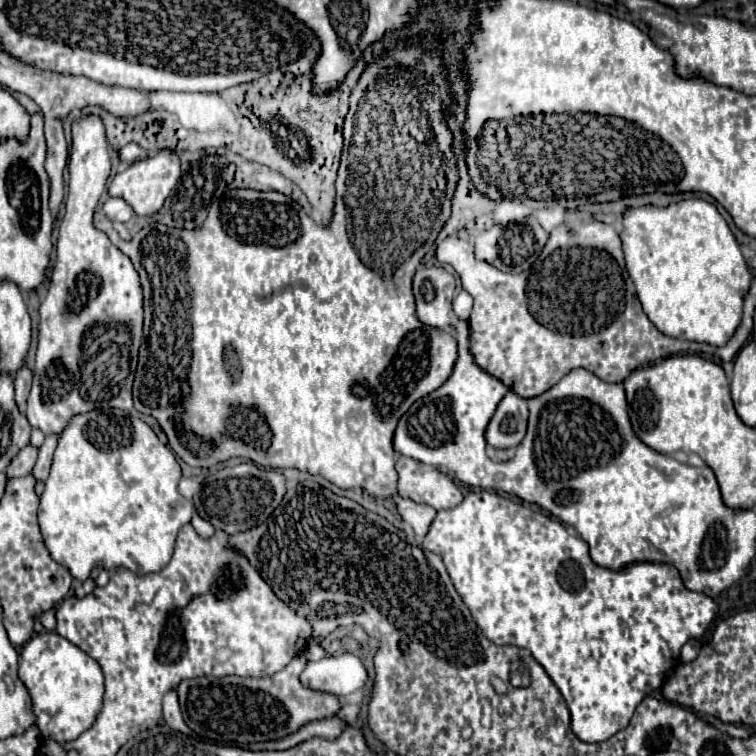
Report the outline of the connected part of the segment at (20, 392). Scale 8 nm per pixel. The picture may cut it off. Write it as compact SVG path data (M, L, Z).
M23 365L19 371L15 371L15 401L17 401L17 407L21 413L25 413L25 401L27 401L27 395L29 395L29 389L31 389L31 369L27 365Z

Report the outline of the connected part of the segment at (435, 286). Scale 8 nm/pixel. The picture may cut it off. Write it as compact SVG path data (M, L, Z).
M443 267L417 269L413 279L413 293L419 321L433 329L449 331L455 277L447 273Z

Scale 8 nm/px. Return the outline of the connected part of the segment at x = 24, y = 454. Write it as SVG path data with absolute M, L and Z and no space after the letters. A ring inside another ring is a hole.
M27 445L27 447L21 449L21 453L9 463L9 467L7 467L7 471L5 471L7 479L29 475L31 469L33 469L33 465L35 465L35 461L37 461L37 449L31 447L31 445Z

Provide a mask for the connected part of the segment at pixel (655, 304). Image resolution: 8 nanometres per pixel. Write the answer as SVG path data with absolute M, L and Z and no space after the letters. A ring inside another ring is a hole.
M699 197L683 199L667 207L631 207L623 213L623 231L619 233L627 273L635 283L637 297L651 323L669 337L699 341L709 345L725 345L741 323L743 297L749 291L751 273L741 255L741 249L713 203Z

